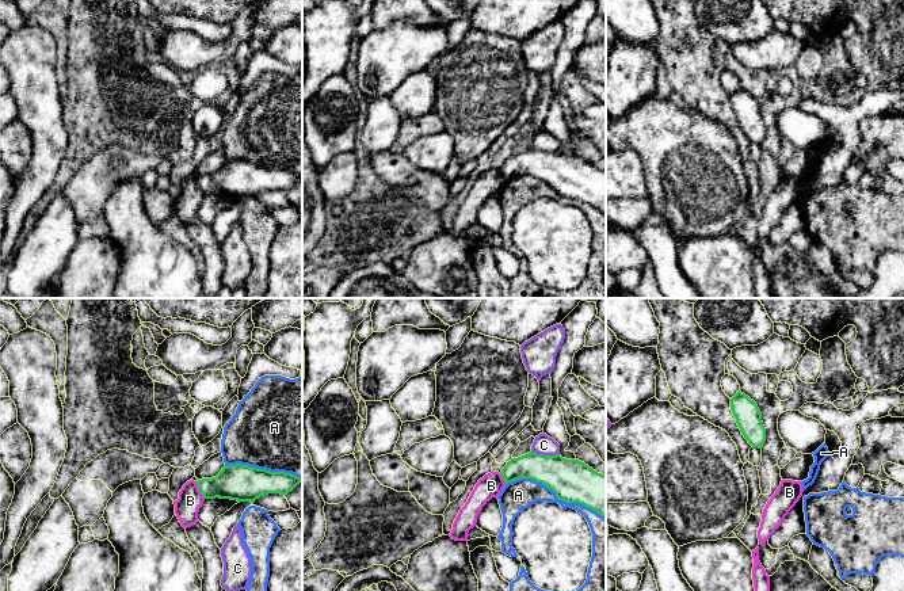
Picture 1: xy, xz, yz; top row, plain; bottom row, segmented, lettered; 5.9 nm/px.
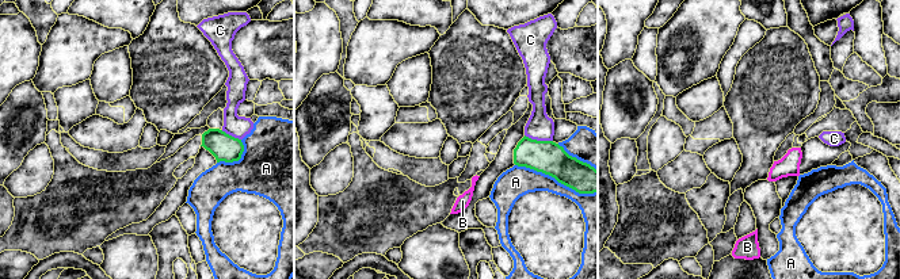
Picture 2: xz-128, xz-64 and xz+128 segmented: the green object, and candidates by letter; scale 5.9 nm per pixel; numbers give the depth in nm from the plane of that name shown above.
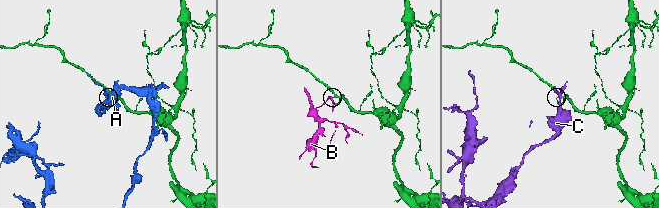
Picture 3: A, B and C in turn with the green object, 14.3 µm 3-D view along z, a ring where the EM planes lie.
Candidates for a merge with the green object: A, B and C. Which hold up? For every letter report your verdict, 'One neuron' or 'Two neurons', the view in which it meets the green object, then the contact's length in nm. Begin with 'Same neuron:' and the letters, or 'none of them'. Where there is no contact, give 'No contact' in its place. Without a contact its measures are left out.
Same neuron: none of them
A: Two neurons. Touches green in xz. Shared border 650 nm
B: Two neurons. Touches green in xy. Shared border 120 nm
C: Two neurons. Touches green in xz. Shared border 170 nm

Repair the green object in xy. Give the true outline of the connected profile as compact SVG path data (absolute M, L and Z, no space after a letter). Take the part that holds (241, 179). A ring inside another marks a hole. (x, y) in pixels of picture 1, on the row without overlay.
M228 161L211 175L197 178L197 183L205 195L230 195L255 199L268 190L287 191L302 175L285 168L270 168L248 161Z

